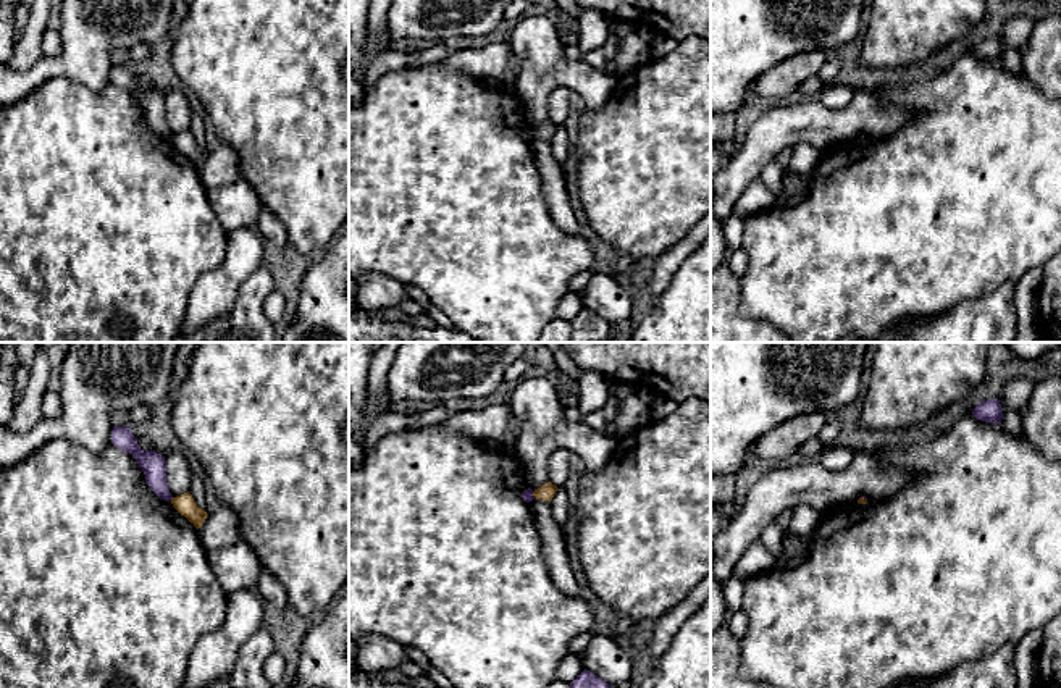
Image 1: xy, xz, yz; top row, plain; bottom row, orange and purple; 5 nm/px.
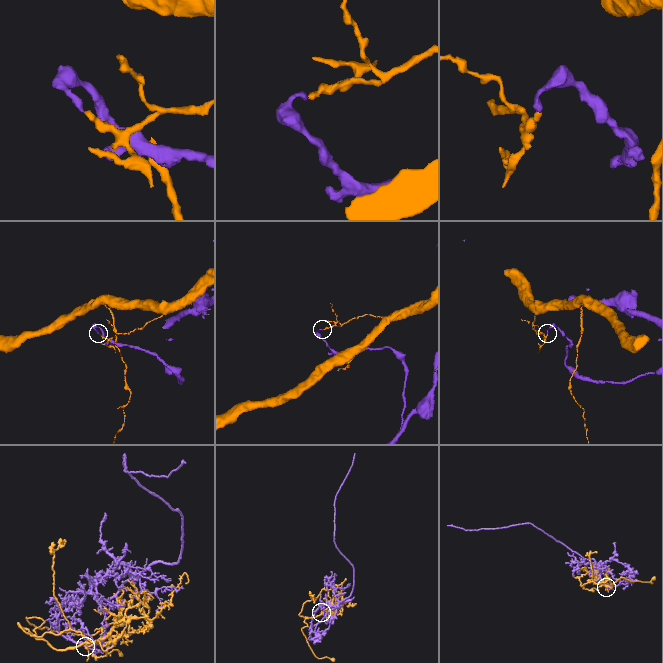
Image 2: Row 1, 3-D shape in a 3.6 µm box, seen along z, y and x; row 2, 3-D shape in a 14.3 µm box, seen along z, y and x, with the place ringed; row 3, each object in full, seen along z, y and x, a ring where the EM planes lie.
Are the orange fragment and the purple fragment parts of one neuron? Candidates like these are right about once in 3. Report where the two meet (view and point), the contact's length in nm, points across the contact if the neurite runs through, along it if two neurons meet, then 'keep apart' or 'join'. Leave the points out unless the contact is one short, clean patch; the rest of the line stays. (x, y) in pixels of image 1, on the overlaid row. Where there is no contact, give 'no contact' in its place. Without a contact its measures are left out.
meets orange in xz at (533, 495); contact 40 nm long; border along xz (532, 491), (535, 496); keep apart

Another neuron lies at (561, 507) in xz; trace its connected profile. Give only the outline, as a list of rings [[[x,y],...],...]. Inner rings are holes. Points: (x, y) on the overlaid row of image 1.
[[[559,488],[549,504],[551,504],[552,518],[560,526],[560,530],[564,530],[564,526],[572,518],[572,504],[565,489]]]

